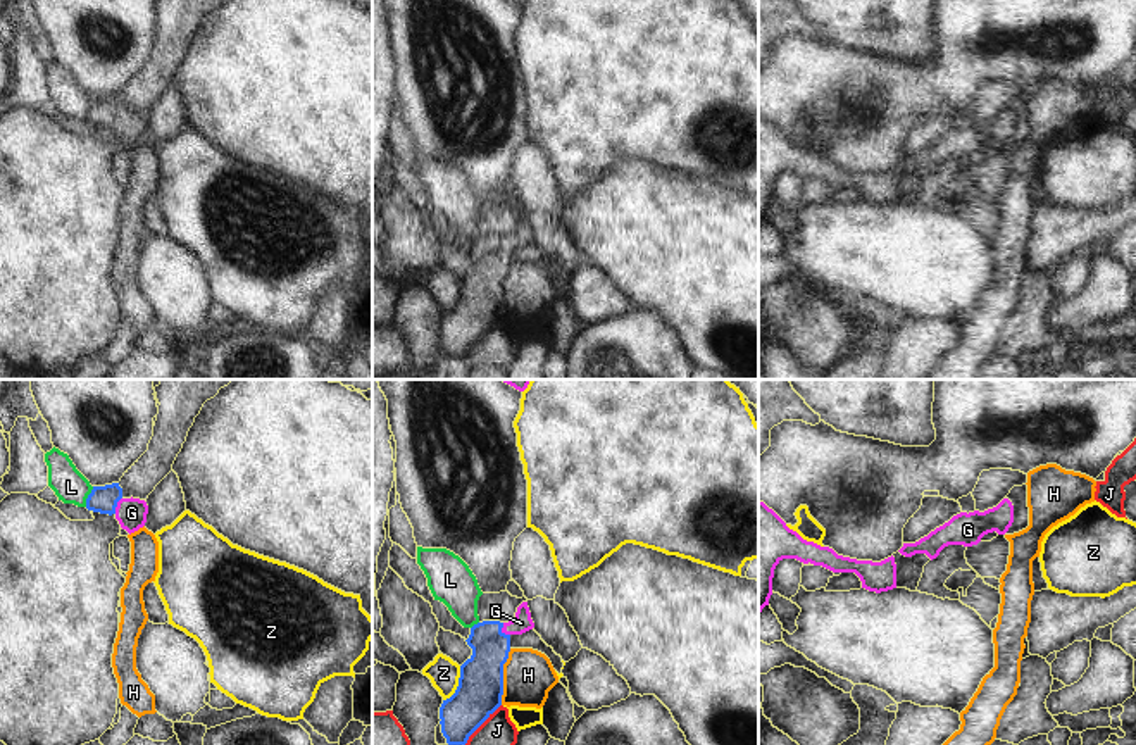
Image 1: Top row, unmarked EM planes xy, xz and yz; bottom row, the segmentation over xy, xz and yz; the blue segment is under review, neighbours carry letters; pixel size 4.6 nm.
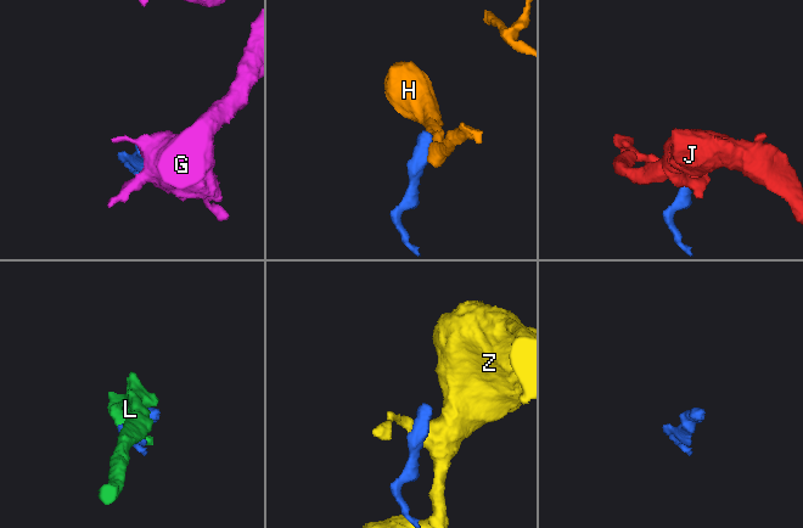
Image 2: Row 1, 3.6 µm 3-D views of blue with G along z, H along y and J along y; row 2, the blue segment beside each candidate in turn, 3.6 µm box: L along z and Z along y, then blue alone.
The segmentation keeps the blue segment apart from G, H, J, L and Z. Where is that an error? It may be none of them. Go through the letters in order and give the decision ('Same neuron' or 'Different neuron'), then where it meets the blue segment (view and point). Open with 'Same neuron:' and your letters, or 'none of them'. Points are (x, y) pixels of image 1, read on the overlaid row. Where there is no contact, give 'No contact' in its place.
Same neuron: G
G: Same neuron. Touches blue at xz (500, 630)
H: Different neuron. Touches blue at xz (502, 676)
J: Different neuron. Touches blue at xz (481, 723)
L: Different neuron. Touches blue at xy (88, 497)
Z: Different neuron. Touches blue at xz (459, 685)

